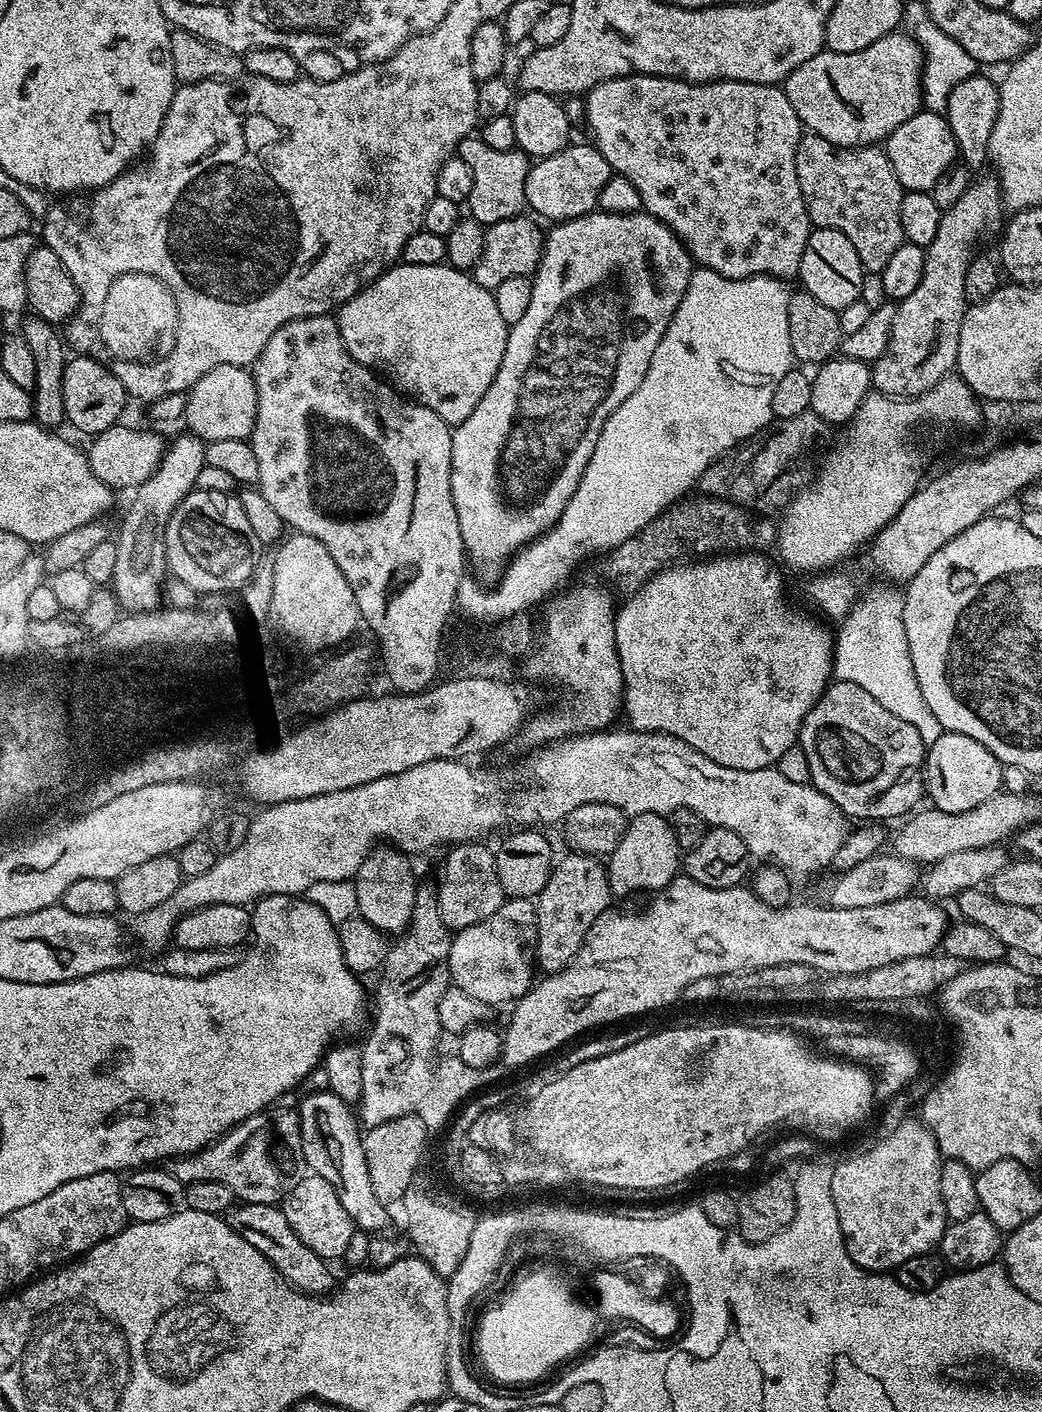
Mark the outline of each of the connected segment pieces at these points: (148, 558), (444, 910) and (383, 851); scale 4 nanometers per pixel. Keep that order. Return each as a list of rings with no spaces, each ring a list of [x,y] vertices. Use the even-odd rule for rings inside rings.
[[[191,434],[183,435],[165,447],[154,474],[131,493],[132,501],[124,512],[120,533],[115,533],[118,559],[114,561],[110,588],[123,607],[125,604],[128,608],[140,608],[136,610],[152,610],[161,603],[162,581],[166,576],[164,531],[174,510],[196,488],[198,472],[205,465],[205,441]]]
[[[465,842],[447,849],[440,881],[435,881],[436,901],[449,930],[469,928],[483,920],[490,920],[506,899],[502,882],[498,882],[496,853],[484,842]]]
[[[376,846],[356,870],[354,883],[358,894],[358,916],[383,934],[403,933],[412,917],[418,879],[408,860],[411,859],[395,846]]]

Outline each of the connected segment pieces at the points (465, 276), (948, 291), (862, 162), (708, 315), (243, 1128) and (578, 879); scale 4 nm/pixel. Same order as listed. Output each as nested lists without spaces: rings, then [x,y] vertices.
[[[400,262],[381,274],[377,280],[370,281],[359,292],[353,294],[347,302],[339,305],[338,323],[342,342],[348,353],[358,362],[362,362],[362,366],[383,374],[397,392],[409,400],[416,401],[417,404],[434,410],[434,414],[438,414],[438,418],[442,418],[442,422],[446,422],[449,426],[455,426],[466,422],[466,418],[470,418],[470,413],[474,411],[474,406],[478,406],[478,402],[482,402],[482,394],[486,394],[486,390],[490,390],[490,382],[494,382],[494,374],[498,374],[498,366],[502,366],[502,354],[506,354],[510,325],[502,322],[502,314],[498,311],[498,302],[494,302],[492,294],[493,289],[478,286],[478,282],[467,271],[454,268],[447,262],[434,266],[410,266]]]
[[[977,175],[971,186],[954,202],[954,206],[943,209],[938,222],[938,234],[934,234],[934,242],[930,242],[924,253],[924,269],[922,282],[918,282],[918,290],[910,294],[905,300],[896,304],[894,326],[890,330],[888,349],[871,365],[872,388],[884,396],[897,398],[911,398],[921,396],[930,390],[939,380],[945,379],[955,369],[958,358],[958,334],[962,334],[962,318],[966,301],[964,287],[966,286],[966,270],[972,257],[977,255],[980,239],[988,228],[988,208],[1000,208],[1000,182],[995,175]]]
[[[804,134],[798,142],[796,169],[798,186],[804,195],[804,205],[813,225],[846,234],[846,238],[850,238],[850,242],[854,245],[854,250],[858,250],[858,258],[865,273],[882,271],[886,262],[890,262],[890,254],[894,254],[894,250],[898,250],[898,246],[905,243],[900,211],[906,190],[898,182],[898,174],[894,174],[894,166],[890,166],[887,151],[880,146],[843,148],[826,142],[826,138],[821,136]]]
[[[697,267],[693,271],[690,286],[670,322],[666,334],[662,334],[662,342],[658,342],[658,350],[654,350],[654,358],[650,358],[650,370],[646,370],[646,378],[642,378],[638,390],[634,390],[634,394],[630,394],[630,398],[626,398],[626,402],[622,402],[622,406],[618,406],[618,410],[614,410],[614,414],[610,414],[610,418],[602,426],[598,446],[594,446],[594,454],[586,466],[585,472],[588,474],[588,480],[582,481],[584,484],[596,484],[596,488],[592,488],[592,492],[580,492],[580,500],[588,500],[588,504],[592,504],[592,508],[608,508],[608,512],[612,512],[612,520],[616,520],[616,528],[612,528],[612,532],[608,532],[608,528],[604,528],[604,536],[600,536],[600,544],[612,545],[612,540],[626,542],[631,536],[637,535],[652,520],[667,512],[681,497],[688,494],[683,494],[683,492],[694,488],[701,474],[712,463],[725,453],[732,452],[733,449],[740,446],[743,440],[750,439],[755,432],[762,431],[768,423],[768,427],[773,423],[774,390],[778,386],[779,380],[794,368],[794,357],[790,346],[790,322],[786,322],[790,288],[784,284],[787,283],[783,279],[774,276],[747,276],[741,280],[735,280],[726,278],[709,268]]]
[[[269,1106],[262,1112],[256,1112],[246,1118],[241,1124],[235,1124],[229,1132],[219,1136],[215,1142],[208,1144],[198,1152],[189,1156],[178,1156],[166,1164],[166,1171],[178,1182],[218,1182],[230,1190],[237,1201],[246,1204],[275,1204],[279,1205],[302,1182],[308,1172],[308,1163],[302,1154],[302,1130],[300,1129],[300,1113],[281,1106]]]
[[[568,854],[552,869],[546,886],[535,899],[536,906],[536,964],[542,972],[560,972],[573,960],[581,948],[586,931],[595,918],[609,909],[614,897],[608,885],[608,869],[603,859],[594,856]]]

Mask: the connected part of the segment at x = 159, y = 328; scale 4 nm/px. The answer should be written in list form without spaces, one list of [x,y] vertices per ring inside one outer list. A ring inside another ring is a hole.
[[[148,274],[120,275],[107,291],[102,306],[99,333],[113,359],[145,363],[160,359],[176,341],[177,306],[168,287]]]

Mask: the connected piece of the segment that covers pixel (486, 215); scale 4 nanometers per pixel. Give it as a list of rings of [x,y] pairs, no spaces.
[[[473,134],[461,140],[456,147],[455,155],[470,166],[470,174],[474,177],[474,186],[470,189],[470,198],[466,205],[471,219],[485,226],[497,224],[503,220],[513,220],[526,208],[526,174],[530,167],[529,157],[516,148],[510,150],[494,150]]]

